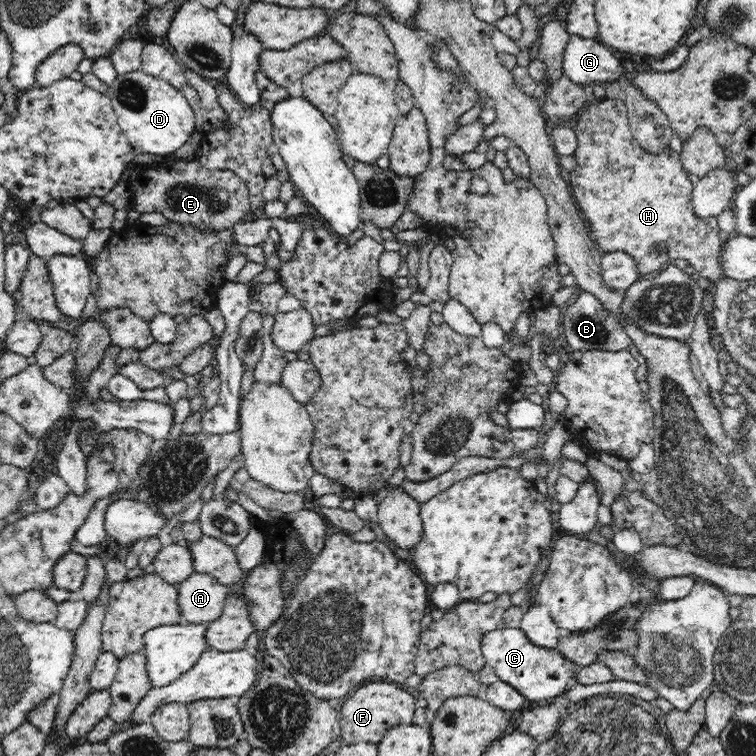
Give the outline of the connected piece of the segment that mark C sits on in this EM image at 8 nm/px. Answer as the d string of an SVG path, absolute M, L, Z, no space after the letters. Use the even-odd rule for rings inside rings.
M502 628L488 632L481 646L485 662L492 667L500 681L514 687L528 702L542 704L566 695L570 680L576 680L580 666L562 655L557 647L546 648L534 644L520 628Z

